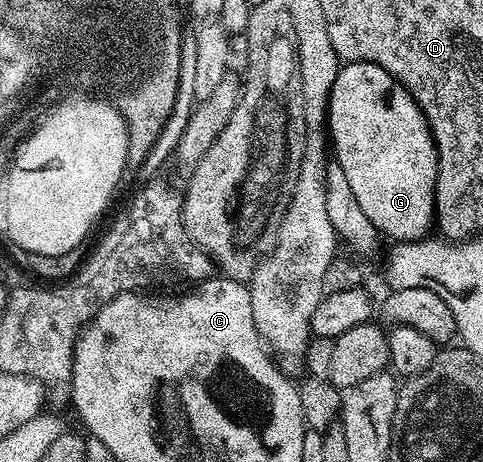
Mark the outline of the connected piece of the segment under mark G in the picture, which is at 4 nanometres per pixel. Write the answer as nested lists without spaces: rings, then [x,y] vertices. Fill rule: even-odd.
[[[347,62],[338,69],[335,84],[331,88],[331,96],[329,97],[327,138],[331,143],[332,153],[333,150],[337,153],[334,154],[335,160],[339,164],[339,168],[343,168],[343,176],[347,176],[348,182],[351,183],[351,192],[355,192],[355,200],[359,204],[359,208],[363,208],[367,220],[371,220],[371,224],[375,224],[378,235],[385,237],[386,234],[387,237],[393,238],[394,243],[415,242],[418,238],[426,237],[434,229],[433,205],[435,204],[435,184],[437,183],[437,149],[435,148],[433,133],[429,131],[429,125],[417,101],[405,91],[404,86],[397,79],[392,78],[383,68],[379,68],[379,64]]]

